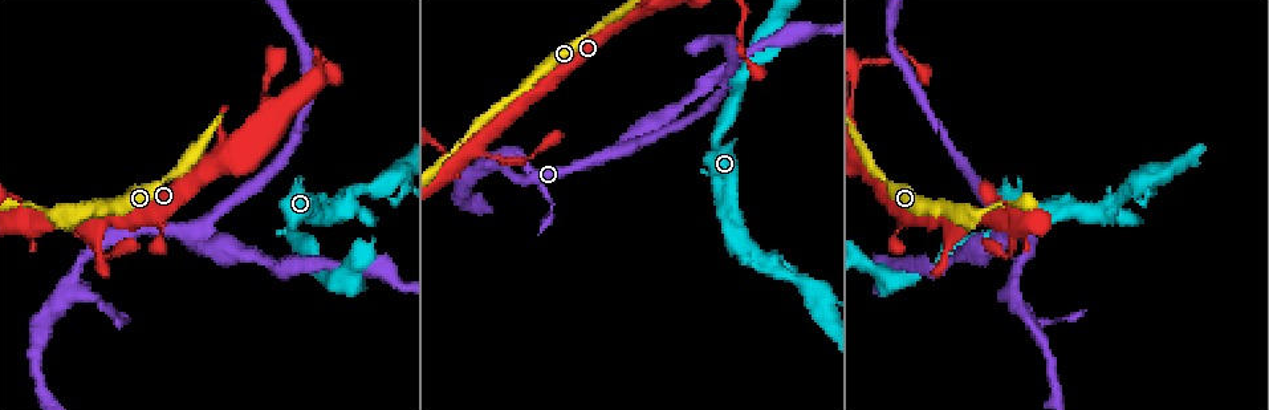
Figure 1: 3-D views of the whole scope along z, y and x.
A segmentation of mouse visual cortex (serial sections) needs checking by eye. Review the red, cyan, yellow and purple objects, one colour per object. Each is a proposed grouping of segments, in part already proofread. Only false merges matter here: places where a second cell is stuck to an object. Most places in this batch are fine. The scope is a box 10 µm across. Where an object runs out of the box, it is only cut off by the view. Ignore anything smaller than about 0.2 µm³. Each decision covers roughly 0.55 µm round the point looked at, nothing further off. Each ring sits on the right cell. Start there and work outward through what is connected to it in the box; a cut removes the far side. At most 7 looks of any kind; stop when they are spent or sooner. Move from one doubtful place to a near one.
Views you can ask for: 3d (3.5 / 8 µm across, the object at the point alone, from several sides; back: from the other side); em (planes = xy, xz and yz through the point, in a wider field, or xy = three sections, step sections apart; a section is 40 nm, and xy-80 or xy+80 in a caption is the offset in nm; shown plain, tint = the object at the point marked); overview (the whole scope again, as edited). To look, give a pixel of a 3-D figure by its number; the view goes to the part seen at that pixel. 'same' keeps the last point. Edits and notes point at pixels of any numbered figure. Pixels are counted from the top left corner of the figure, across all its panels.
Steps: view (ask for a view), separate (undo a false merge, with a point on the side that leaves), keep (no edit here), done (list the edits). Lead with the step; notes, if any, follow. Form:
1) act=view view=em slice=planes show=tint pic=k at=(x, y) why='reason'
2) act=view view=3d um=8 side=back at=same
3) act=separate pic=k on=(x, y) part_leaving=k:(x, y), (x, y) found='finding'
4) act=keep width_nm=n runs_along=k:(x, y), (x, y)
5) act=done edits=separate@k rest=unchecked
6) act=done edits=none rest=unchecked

act=view view=3d um=3.5 pic=1 at=(189, 227) why='three arms meet'

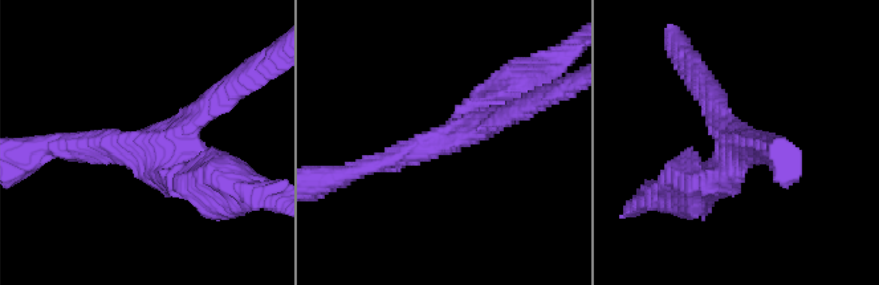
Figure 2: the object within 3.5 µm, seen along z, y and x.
act=view view=em slice=xy step=3 show=tint pic=2 at=(447, 142) arms=3 arm_widths_nm=250,250,400 why='need the tissue'

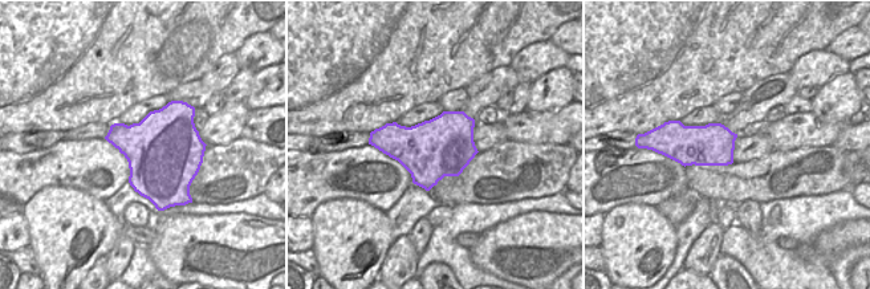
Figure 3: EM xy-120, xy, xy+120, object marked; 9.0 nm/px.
act=view view=em slice=xy step=1 show=tint at=same why='cut it another way'

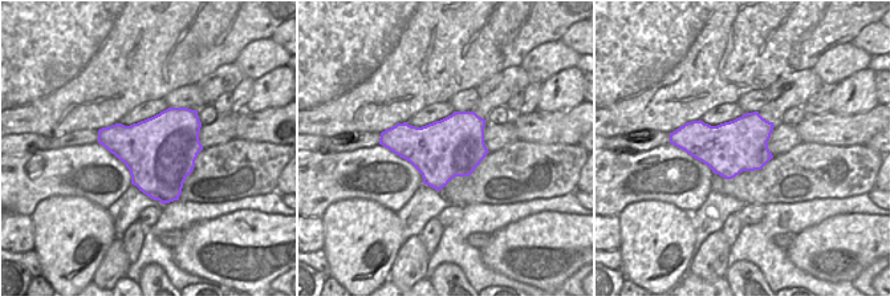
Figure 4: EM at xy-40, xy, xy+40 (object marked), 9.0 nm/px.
act=keep runs_along=2:(365, 167), (451, 139), (508, 96) found='all the same cell'

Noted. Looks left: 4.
act=view view=3d um=8 pic=1 at=(394, 181) why='thick turns thin'

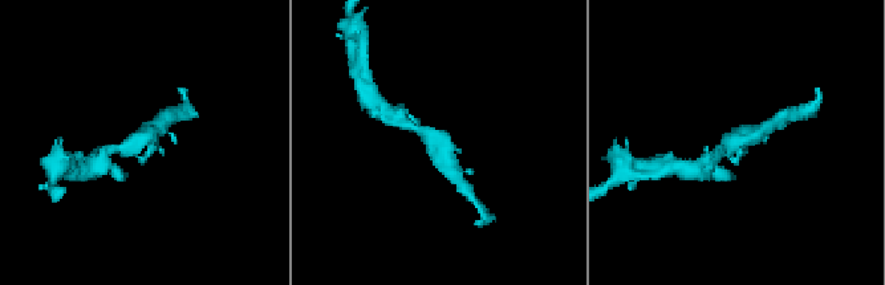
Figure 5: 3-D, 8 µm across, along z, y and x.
act=view view=em slice=xy step=5 show=tint at=same why='shape alone is not enough'

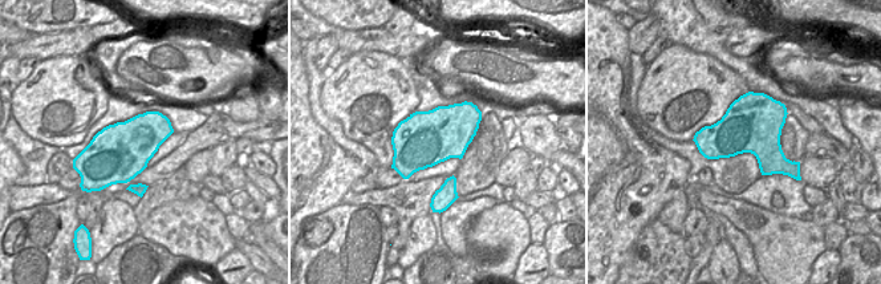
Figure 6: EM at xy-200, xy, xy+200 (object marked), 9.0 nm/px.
act=keep runs_along=5:(406, 122), (442, 146), (453, 171) found='all the same cell'

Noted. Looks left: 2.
act=view view=3d um=3.5 pic=1 at=(1013, 216)

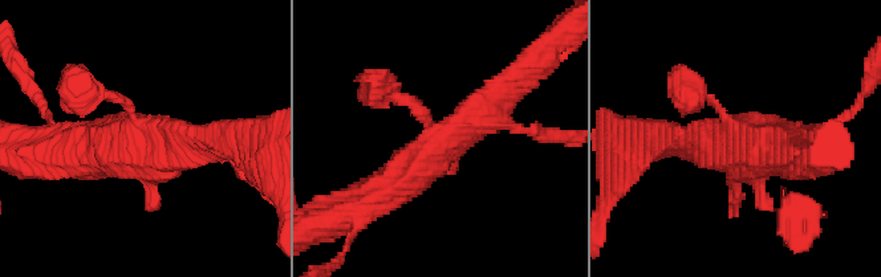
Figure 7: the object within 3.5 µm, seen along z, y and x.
act=view view=em slice=xy step=5 show=tint pic=7 at=(739, 144)

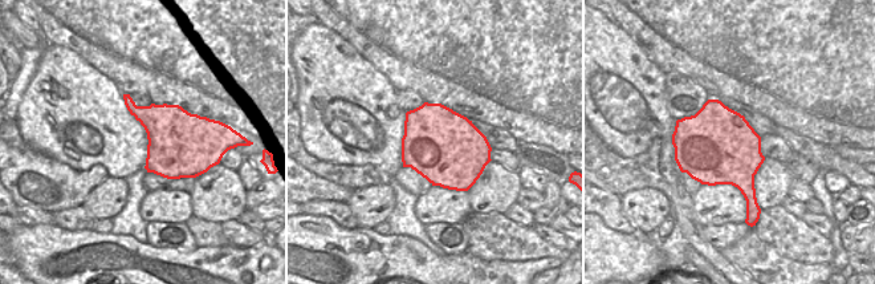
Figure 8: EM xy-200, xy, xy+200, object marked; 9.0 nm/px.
act=keep runs_along=7:(518, 81), (494, 114), (380, 196) found='one cell here'

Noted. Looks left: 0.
act=done edits=none rest=unchecked

